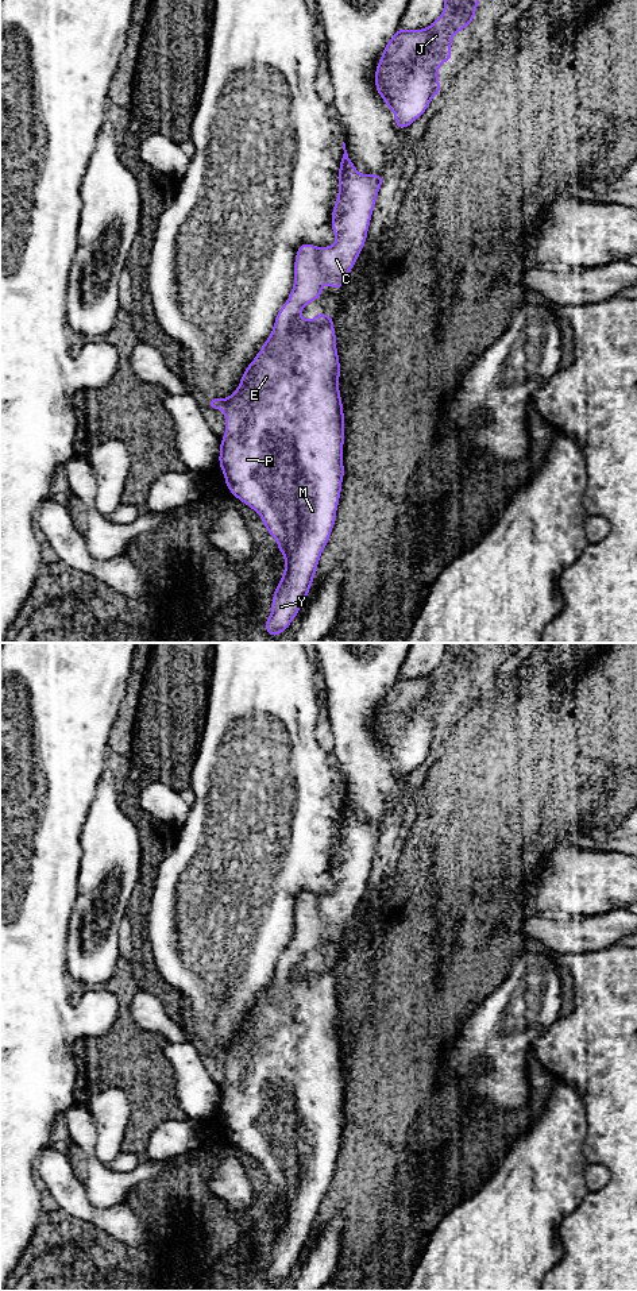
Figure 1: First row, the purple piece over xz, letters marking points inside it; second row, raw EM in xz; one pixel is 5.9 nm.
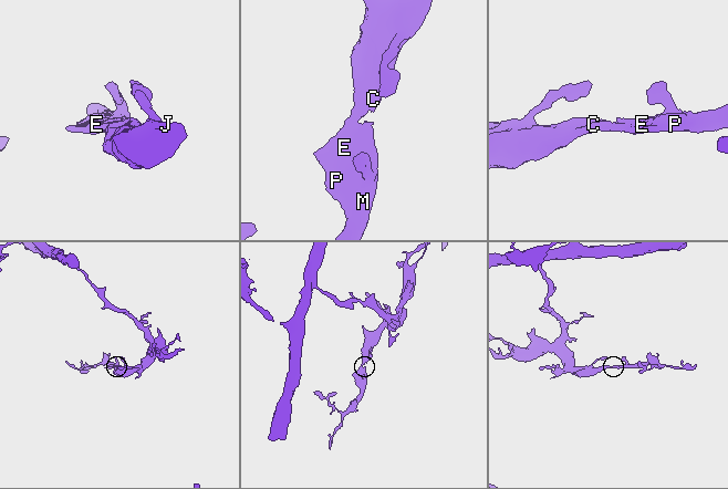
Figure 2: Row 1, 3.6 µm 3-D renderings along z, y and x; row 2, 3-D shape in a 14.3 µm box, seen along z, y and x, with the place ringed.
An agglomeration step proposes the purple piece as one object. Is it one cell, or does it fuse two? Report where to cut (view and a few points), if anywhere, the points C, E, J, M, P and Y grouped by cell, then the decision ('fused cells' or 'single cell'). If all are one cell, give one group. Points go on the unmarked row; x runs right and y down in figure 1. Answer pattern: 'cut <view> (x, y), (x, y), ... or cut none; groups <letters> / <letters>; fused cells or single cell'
cut none; groups C E J M P Y; single cell

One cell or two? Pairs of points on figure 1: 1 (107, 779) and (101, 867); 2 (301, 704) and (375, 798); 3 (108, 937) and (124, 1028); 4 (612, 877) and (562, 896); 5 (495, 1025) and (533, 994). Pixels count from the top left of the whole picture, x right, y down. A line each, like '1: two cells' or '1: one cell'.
1: one cell
2: two cells
3: two cells
4: one cell
5: one cell

